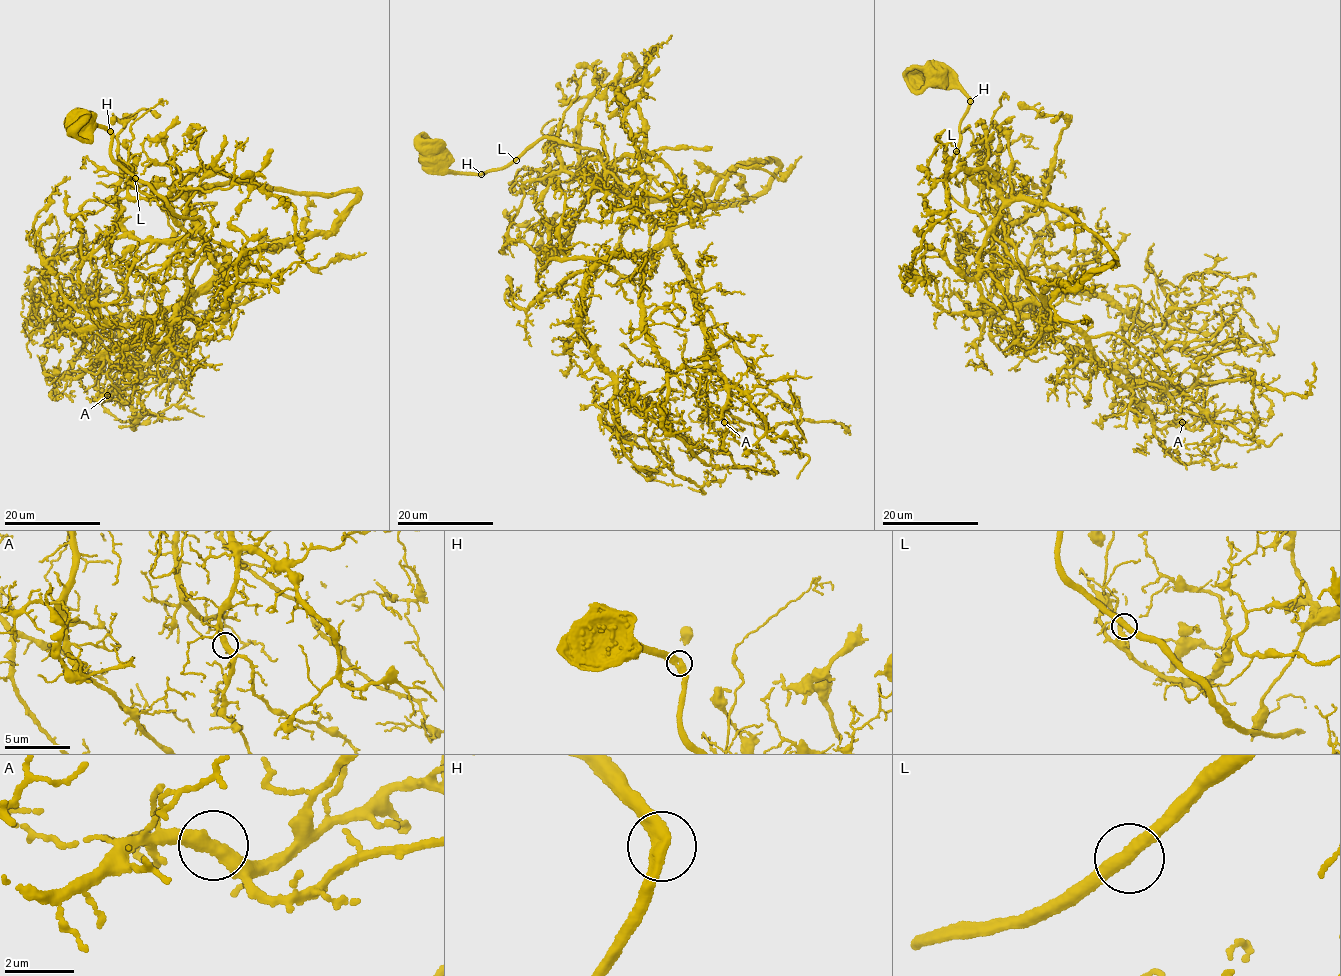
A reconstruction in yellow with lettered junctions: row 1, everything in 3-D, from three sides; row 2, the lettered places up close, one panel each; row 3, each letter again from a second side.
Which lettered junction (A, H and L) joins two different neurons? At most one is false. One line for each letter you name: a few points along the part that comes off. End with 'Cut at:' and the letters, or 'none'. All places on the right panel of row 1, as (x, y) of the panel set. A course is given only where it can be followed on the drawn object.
Cut at: none

